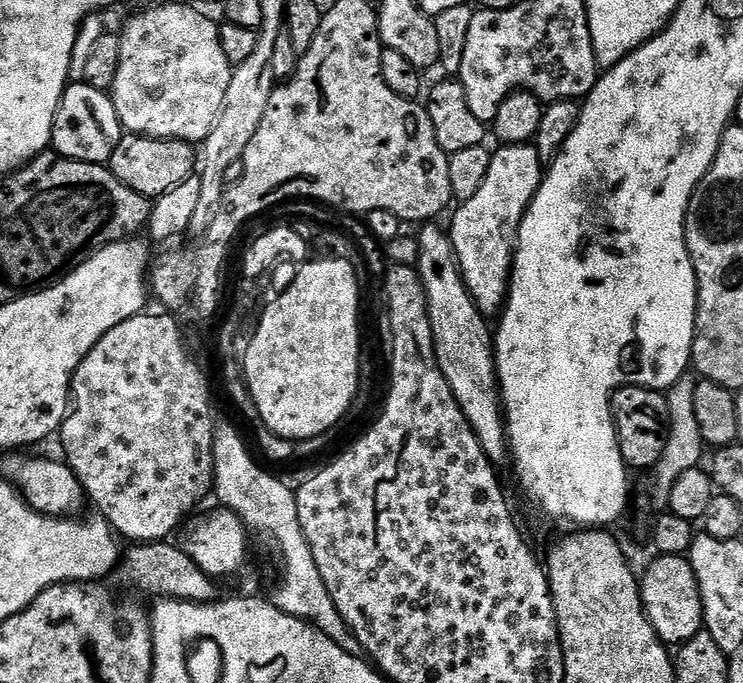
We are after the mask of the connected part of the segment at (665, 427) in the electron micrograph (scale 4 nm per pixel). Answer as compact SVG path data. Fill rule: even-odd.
M621 386L612 393L612 421L614 422L616 441L620 447L620 453L629 469L655 469L656 463L662 458L662 450L666 450L666 438L670 430L670 406L668 405L667 395L654 388Z

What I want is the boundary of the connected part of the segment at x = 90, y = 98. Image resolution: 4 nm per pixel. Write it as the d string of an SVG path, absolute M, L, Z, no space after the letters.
M69 83L52 123L51 147L61 156L87 164L107 165L122 135L120 119L108 92L85 83Z

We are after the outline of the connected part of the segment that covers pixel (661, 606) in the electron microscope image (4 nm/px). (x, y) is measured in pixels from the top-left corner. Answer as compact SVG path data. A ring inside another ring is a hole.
M657 555L655 559L656 561L645 570L644 576L642 572L640 601L644 604L644 613L647 614L648 621L652 623L665 645L679 646L694 638L694 634L698 634L704 628L704 603L700 597L698 578L694 578L692 563L684 556Z

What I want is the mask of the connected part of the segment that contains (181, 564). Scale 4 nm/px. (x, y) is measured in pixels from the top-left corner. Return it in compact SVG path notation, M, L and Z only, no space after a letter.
M157 542L154 544L136 544L123 553L124 576L140 592L149 592L152 598L167 598L170 600L190 600L193 604L203 604L217 599L217 581L184 552L183 547L172 545L172 542Z

